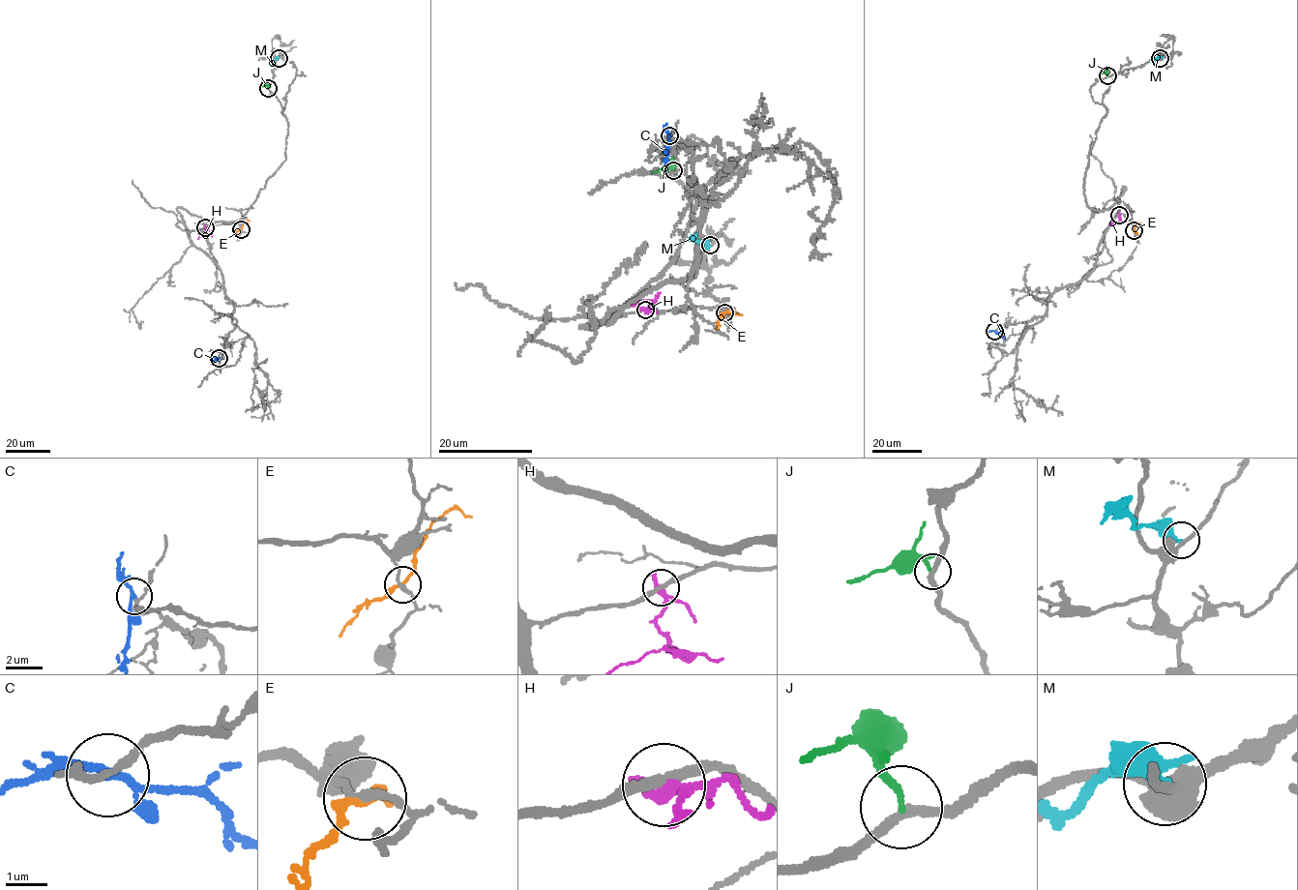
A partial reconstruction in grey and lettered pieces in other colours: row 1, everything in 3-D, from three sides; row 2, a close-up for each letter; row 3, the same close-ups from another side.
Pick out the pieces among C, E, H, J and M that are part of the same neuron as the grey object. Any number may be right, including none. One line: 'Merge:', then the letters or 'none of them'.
Merge: C

